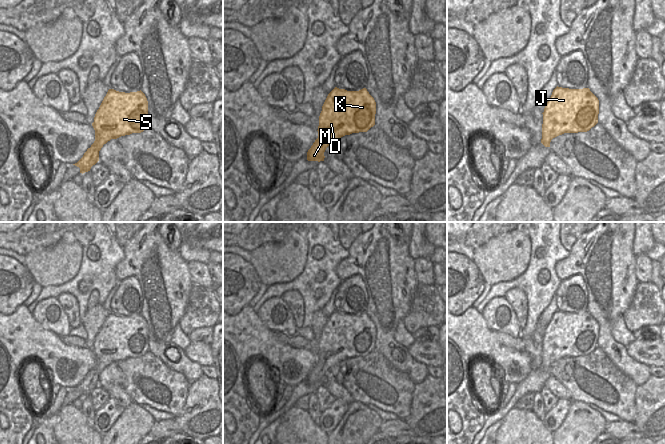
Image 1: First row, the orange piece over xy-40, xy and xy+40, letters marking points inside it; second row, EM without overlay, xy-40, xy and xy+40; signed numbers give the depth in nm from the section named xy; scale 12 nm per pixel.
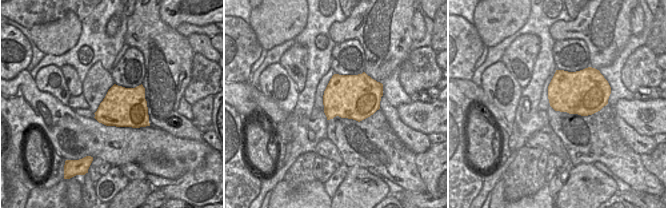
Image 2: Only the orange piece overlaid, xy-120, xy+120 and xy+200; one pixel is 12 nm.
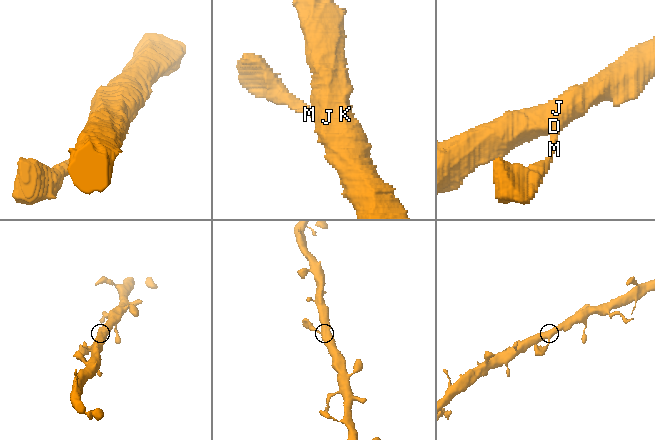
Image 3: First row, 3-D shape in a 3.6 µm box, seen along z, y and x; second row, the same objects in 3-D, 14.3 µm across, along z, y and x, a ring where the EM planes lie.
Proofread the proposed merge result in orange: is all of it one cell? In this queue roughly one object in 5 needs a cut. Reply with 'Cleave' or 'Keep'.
Keep.

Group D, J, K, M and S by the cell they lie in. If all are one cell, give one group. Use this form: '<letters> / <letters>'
D J K M S

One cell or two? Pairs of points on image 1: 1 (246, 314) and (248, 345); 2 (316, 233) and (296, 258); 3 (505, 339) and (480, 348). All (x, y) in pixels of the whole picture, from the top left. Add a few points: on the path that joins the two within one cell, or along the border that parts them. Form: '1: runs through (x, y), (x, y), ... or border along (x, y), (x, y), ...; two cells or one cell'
1: runs through (246, 322), (248, 337); one cell
2: border along (308, 239), (307, 260), (303, 266); two cells
3: border along (495, 332), (495, 338), (500, 343), (521, 350); two cells

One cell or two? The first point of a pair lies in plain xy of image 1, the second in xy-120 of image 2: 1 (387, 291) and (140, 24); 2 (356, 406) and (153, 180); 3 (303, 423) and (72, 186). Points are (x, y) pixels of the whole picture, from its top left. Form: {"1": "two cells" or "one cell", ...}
{"1": "one cell", "2": "two cells", "3": "one cell"}

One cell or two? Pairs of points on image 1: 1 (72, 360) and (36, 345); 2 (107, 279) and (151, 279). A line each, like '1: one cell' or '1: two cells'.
1: one cell
2: two cells

